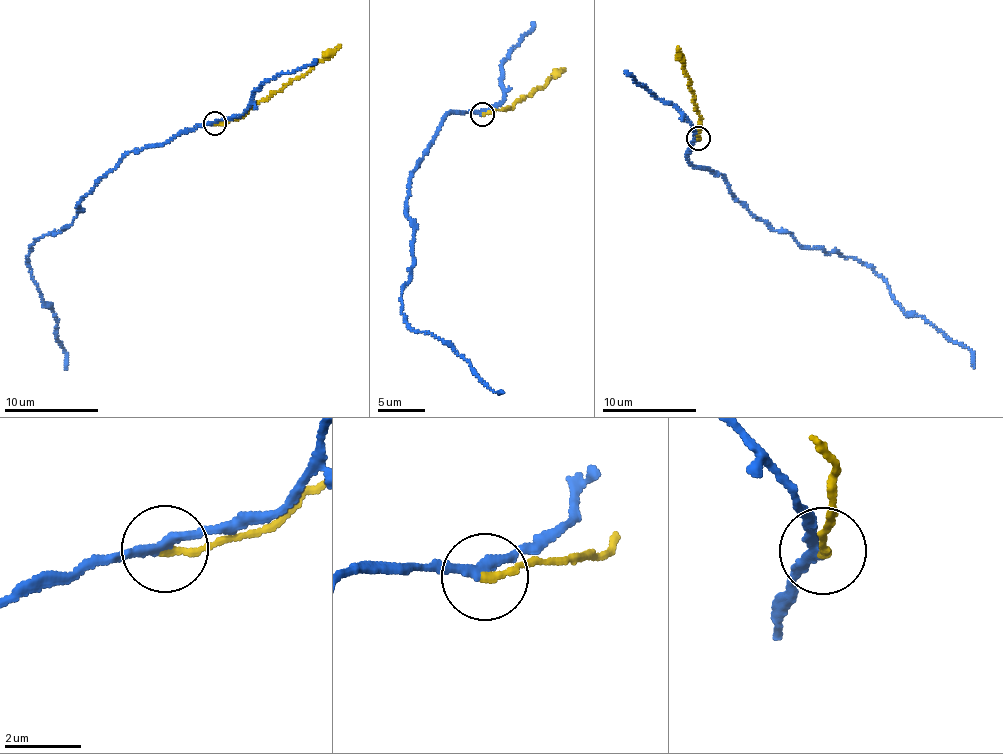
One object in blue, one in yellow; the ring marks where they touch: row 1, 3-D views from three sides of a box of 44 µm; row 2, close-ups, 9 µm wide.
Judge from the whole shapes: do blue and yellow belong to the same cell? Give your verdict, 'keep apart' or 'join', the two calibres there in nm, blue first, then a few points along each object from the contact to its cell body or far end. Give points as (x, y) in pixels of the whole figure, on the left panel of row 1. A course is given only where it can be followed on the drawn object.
keep apart; 240 nm thick on the blue side, 200 nm on the other; blue runs (214, 122), (131, 151), (86, 193), (69, 225), (29, 245), (26, 261), (57, 322), (53, 333), (67, 369); yellow runs (214, 122), (238, 120), (340, 45)

